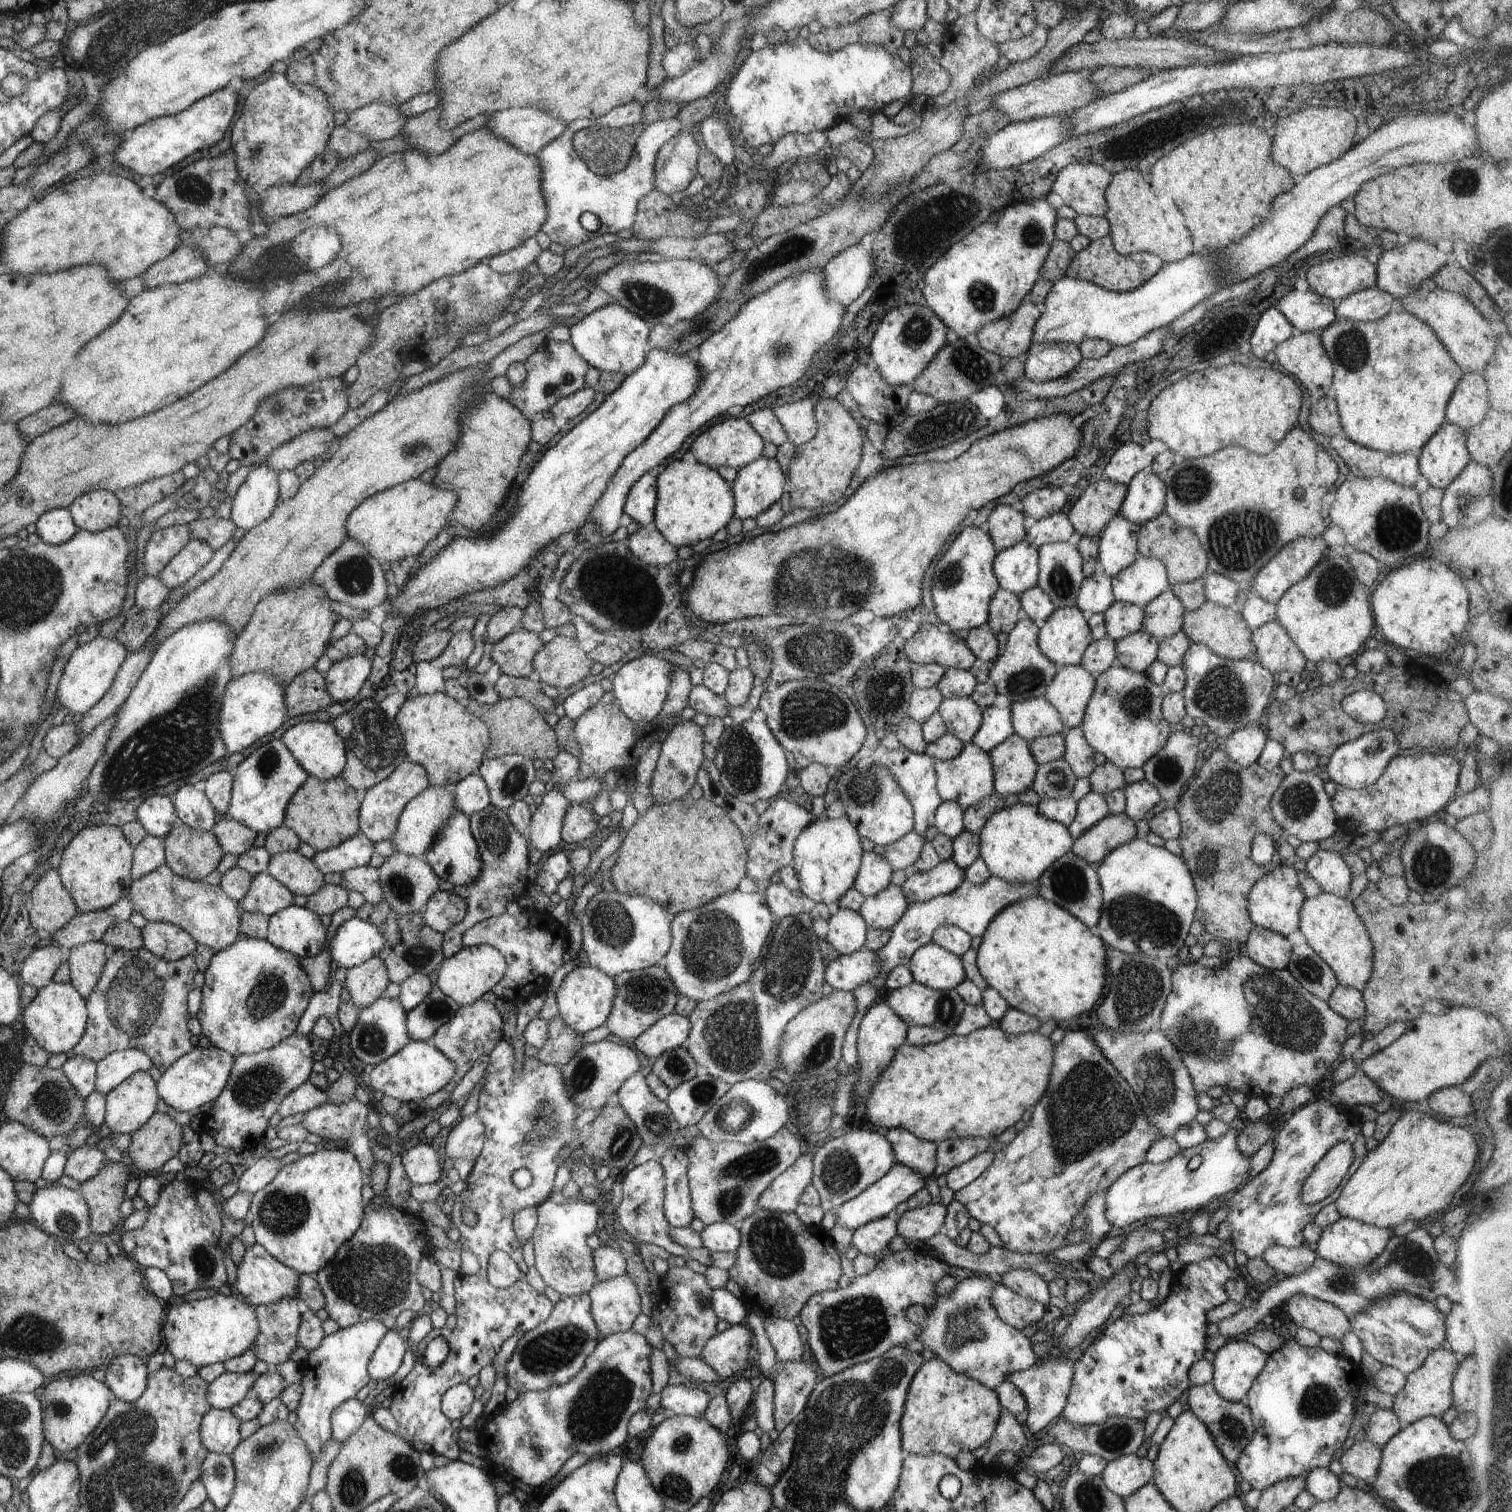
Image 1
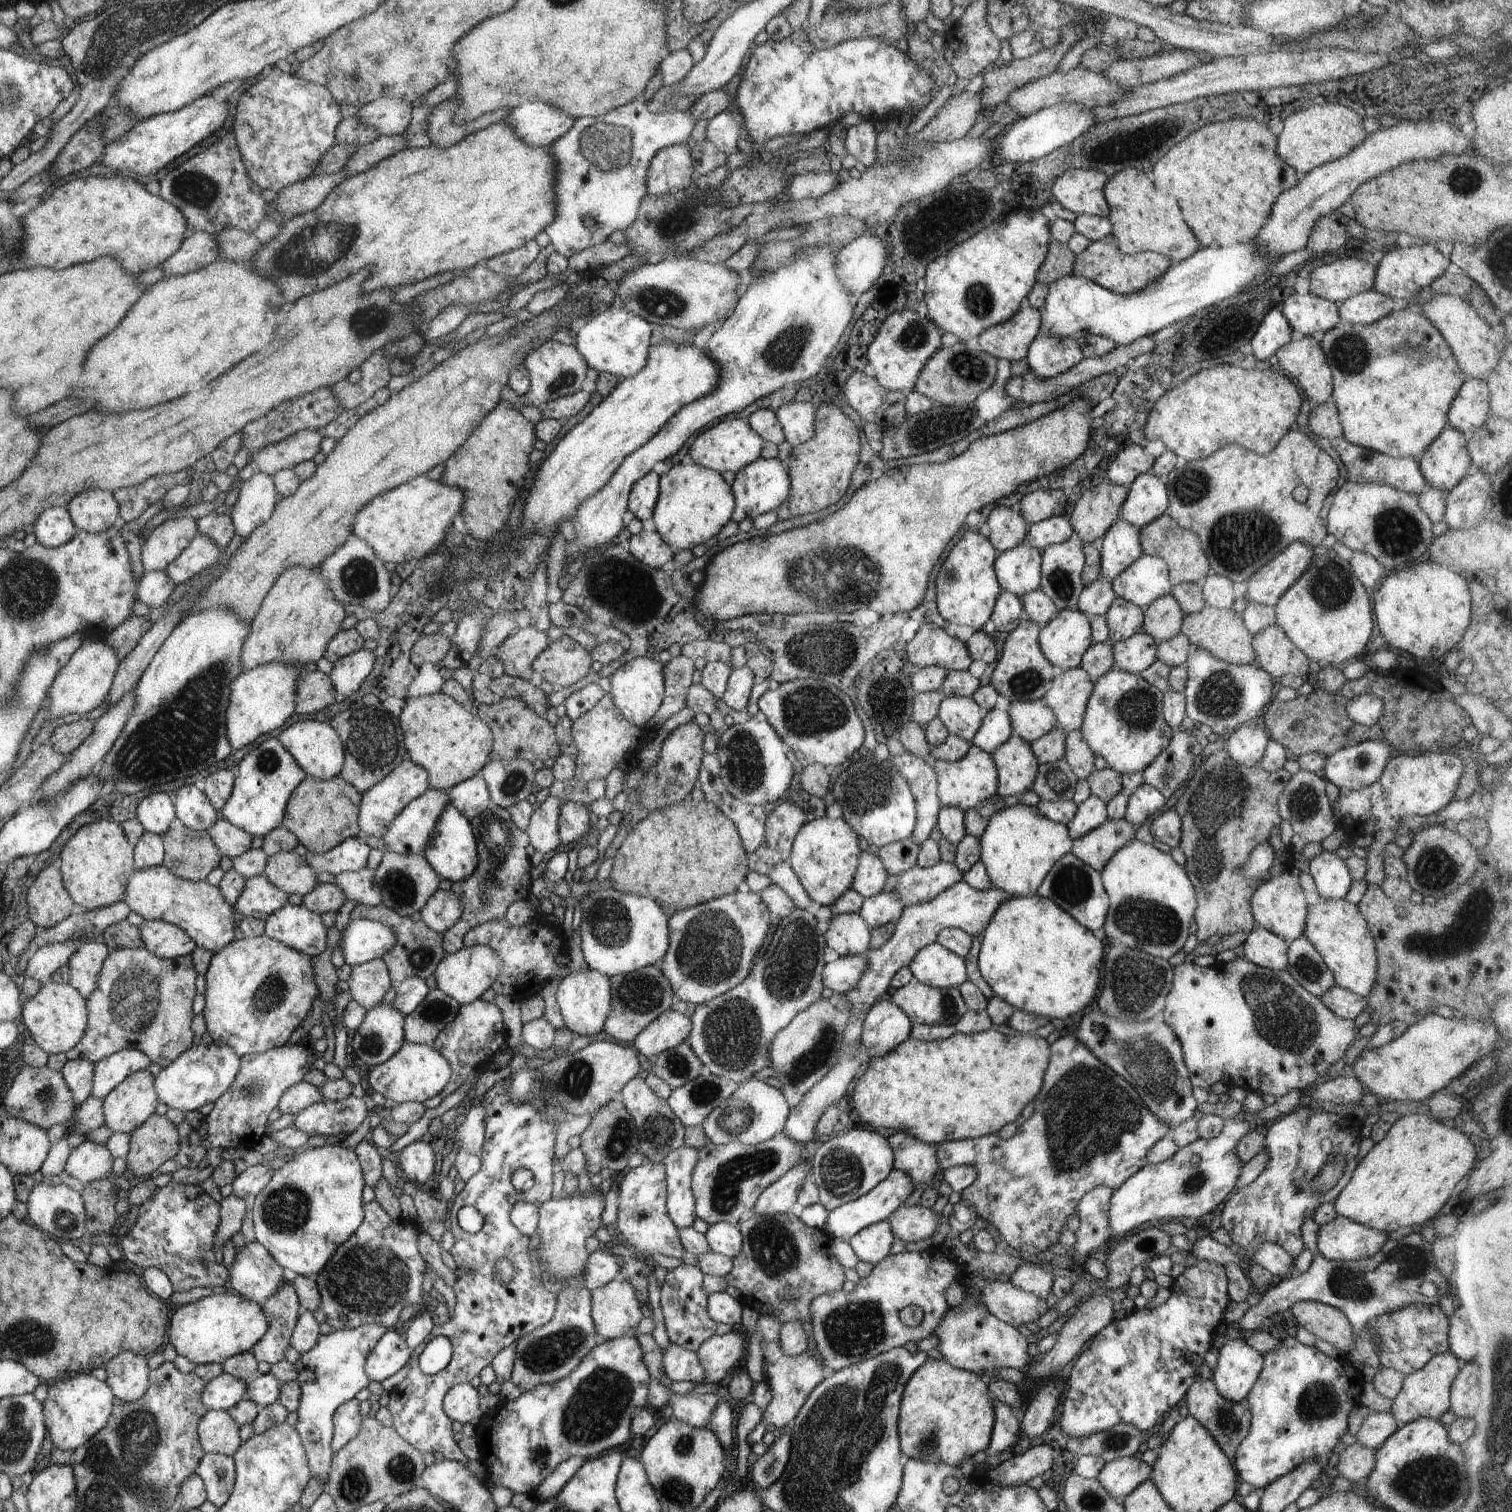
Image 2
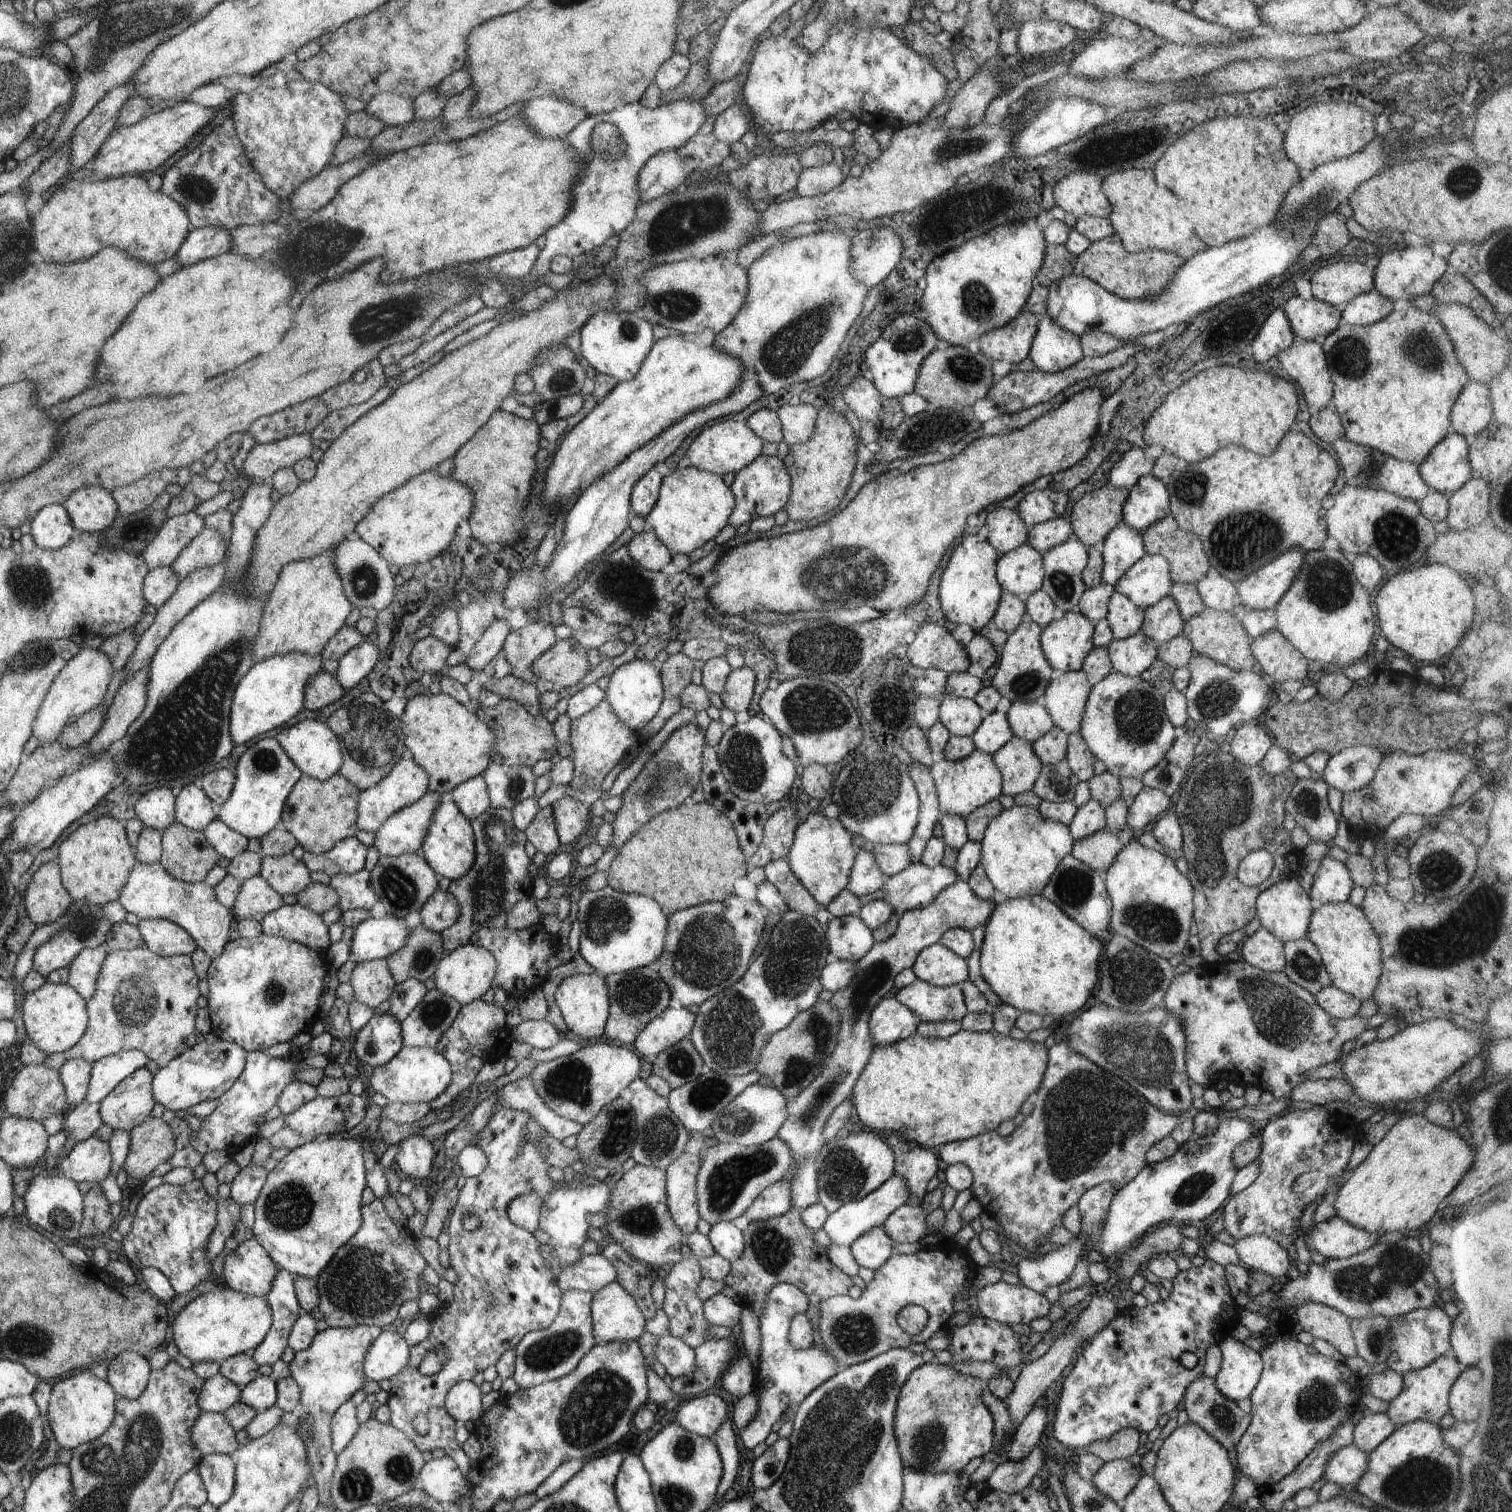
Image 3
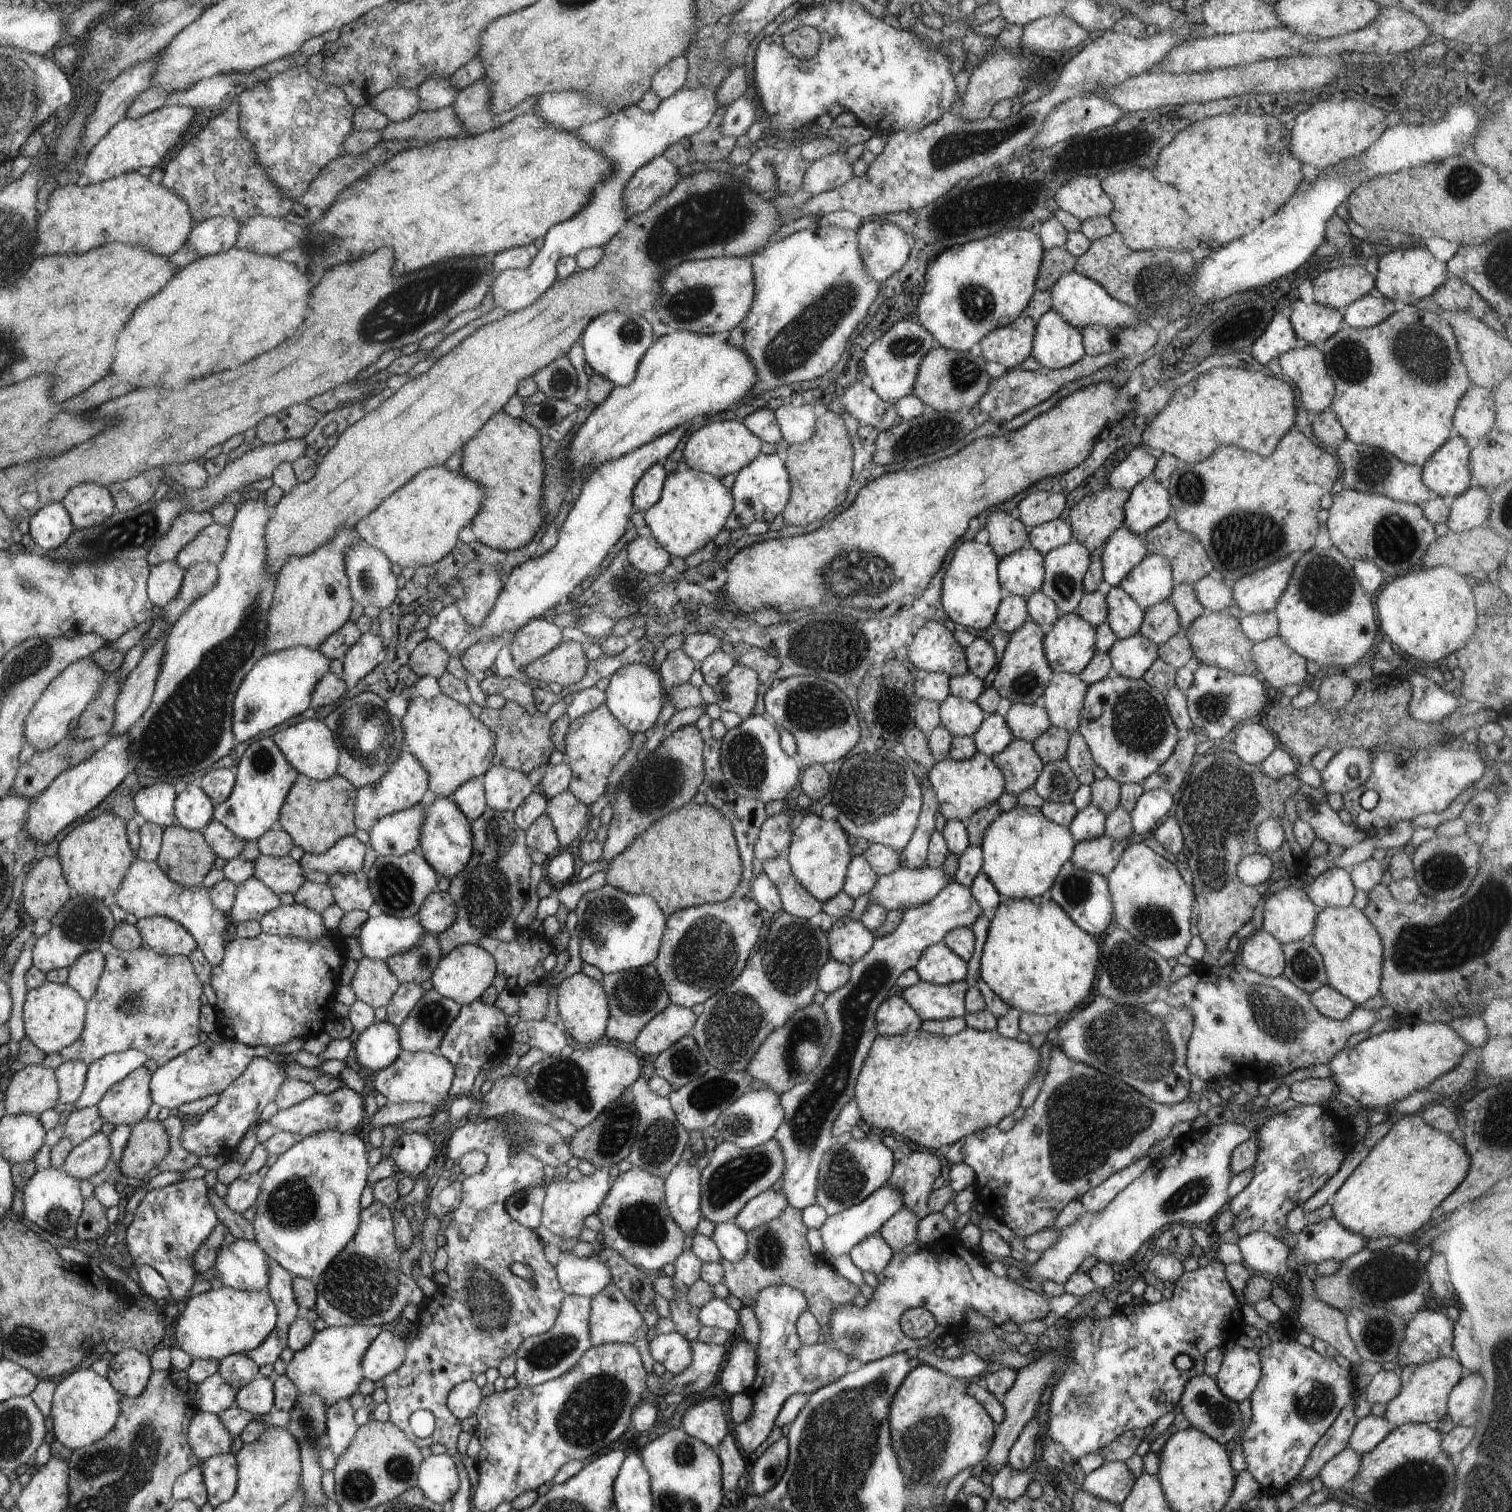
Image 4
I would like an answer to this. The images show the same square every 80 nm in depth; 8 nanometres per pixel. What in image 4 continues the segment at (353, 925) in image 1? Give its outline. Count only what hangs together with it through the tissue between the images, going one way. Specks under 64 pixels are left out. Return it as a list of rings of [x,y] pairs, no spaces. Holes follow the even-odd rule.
[[[386,913],[379,917],[367,916],[359,927],[360,936],[357,937],[362,954],[381,961],[411,949],[426,933],[425,927],[411,917],[398,919]]]

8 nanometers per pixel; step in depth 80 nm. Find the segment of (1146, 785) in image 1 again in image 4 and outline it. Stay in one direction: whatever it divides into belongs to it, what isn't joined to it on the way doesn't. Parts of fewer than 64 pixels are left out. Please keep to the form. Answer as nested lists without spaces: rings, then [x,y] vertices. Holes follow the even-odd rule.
[[[1162,789],[1144,791],[1129,812],[1133,832],[1144,834],[1154,830],[1170,812],[1174,800],[1169,792]]]

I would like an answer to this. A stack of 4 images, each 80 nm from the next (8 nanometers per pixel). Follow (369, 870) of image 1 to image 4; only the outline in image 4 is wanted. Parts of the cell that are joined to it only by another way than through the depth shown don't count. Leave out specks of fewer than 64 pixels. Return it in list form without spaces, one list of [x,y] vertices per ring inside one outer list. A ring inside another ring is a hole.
[[[364,871],[351,875],[340,873],[330,875],[328,884],[333,887],[335,903],[344,912],[366,912],[376,902],[369,886],[369,875]]]

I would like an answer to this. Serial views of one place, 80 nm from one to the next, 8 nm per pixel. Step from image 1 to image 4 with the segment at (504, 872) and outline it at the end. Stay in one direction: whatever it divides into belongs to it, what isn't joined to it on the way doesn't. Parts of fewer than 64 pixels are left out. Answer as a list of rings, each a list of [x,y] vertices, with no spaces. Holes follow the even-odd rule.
[[[489,808],[472,822],[472,827],[473,858],[466,869],[450,881],[447,890],[456,902],[457,920],[444,933],[436,935],[441,949],[447,954],[460,945],[478,945],[485,936],[514,940],[514,918],[530,896],[532,860],[526,850],[526,831],[517,825],[513,811]]]

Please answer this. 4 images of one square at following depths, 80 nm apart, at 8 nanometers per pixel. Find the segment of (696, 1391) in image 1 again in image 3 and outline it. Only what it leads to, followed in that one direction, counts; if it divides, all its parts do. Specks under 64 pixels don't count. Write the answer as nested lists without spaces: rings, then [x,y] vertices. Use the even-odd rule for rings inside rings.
[[[716,1394],[698,1396],[680,1404],[677,1411],[671,1410],[670,1417],[686,1430],[703,1437],[712,1437],[726,1418],[726,1402]]]

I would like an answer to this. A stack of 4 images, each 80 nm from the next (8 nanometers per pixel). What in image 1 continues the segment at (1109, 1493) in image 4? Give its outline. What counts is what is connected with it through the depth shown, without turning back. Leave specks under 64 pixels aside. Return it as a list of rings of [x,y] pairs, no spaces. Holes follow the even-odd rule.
[[[1134,1453],[1108,1462],[1100,1476],[1113,1493],[1125,1500],[1146,1483],[1150,1483],[1154,1473],[1153,1461]]]

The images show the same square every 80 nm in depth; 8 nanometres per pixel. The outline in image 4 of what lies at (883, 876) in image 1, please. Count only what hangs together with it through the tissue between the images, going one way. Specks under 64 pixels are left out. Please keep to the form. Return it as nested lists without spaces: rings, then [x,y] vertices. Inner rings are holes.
[[[864,855],[852,857],[847,868],[843,891],[852,898],[868,894],[876,886],[879,876]]]

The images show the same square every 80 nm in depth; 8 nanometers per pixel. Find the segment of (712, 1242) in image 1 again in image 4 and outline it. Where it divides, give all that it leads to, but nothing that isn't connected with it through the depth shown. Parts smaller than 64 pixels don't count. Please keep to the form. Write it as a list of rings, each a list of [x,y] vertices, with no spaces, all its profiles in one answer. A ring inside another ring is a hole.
[[[734,1222],[718,1223],[711,1235],[722,1260],[738,1262],[747,1251],[746,1233]]]

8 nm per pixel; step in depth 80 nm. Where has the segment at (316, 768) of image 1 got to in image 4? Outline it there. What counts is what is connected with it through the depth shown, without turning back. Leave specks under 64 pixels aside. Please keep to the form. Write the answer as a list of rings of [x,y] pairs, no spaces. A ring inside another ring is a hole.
[[[306,719],[295,726],[284,728],[271,736],[291,766],[308,778],[323,781],[337,774],[340,766],[340,746],[328,724],[318,719]]]

